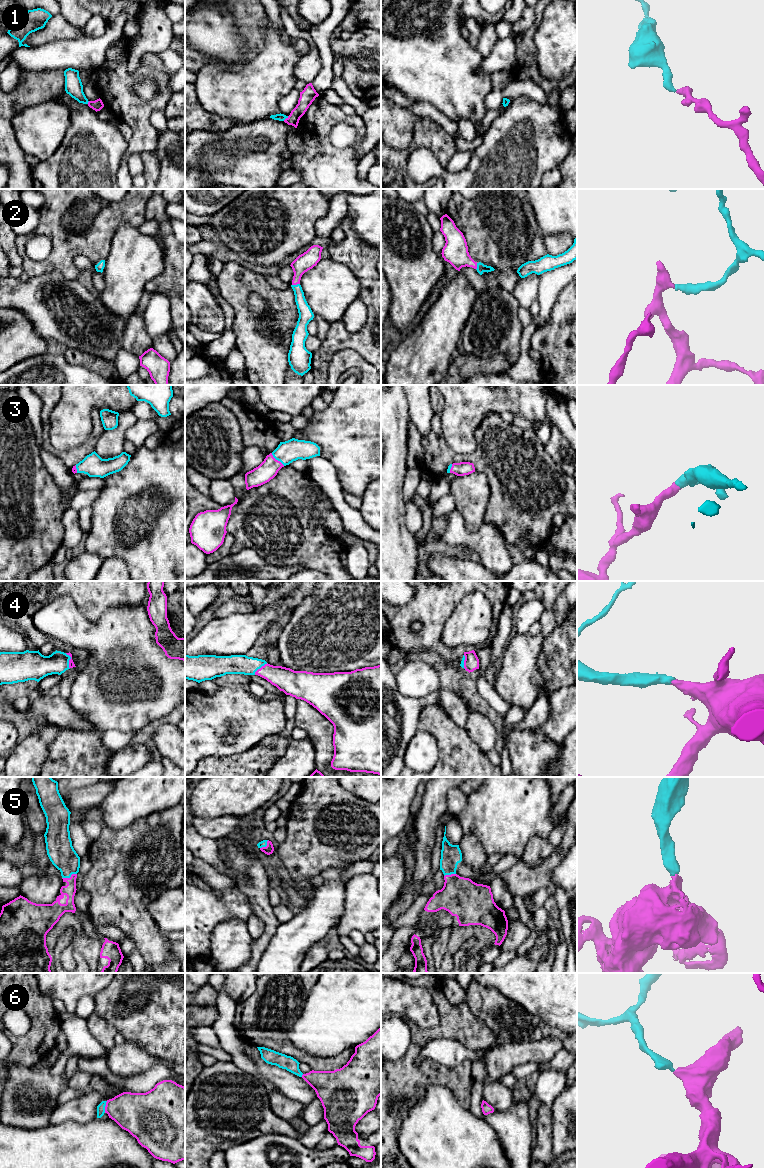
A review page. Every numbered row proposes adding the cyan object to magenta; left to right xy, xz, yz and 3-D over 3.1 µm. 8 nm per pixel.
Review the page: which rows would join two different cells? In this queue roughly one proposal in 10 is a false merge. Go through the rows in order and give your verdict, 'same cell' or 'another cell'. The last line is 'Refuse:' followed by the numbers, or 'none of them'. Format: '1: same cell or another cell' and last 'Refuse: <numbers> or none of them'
1: same cell
2: same cell
3: same cell
4: same cell
5: same cell
6: same cell
Refuse: none of them

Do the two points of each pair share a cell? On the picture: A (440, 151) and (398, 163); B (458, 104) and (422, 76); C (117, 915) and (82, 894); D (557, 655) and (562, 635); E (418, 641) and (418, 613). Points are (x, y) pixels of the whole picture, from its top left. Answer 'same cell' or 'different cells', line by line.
A: same cell
B: same cell
C: different cells
D: same cell
E: same cell

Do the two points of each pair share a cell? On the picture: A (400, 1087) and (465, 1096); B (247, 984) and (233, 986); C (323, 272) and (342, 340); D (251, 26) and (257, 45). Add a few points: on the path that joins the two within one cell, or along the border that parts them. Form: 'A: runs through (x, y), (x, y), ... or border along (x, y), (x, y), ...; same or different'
A: runs through (416, 1078), (447, 1078), (449, 1080); same
B: runs through (244, 984), (236, 986); same
C: border along (340, 321), (330, 324); different
D: runs through (256, 31), (256, 40); same

